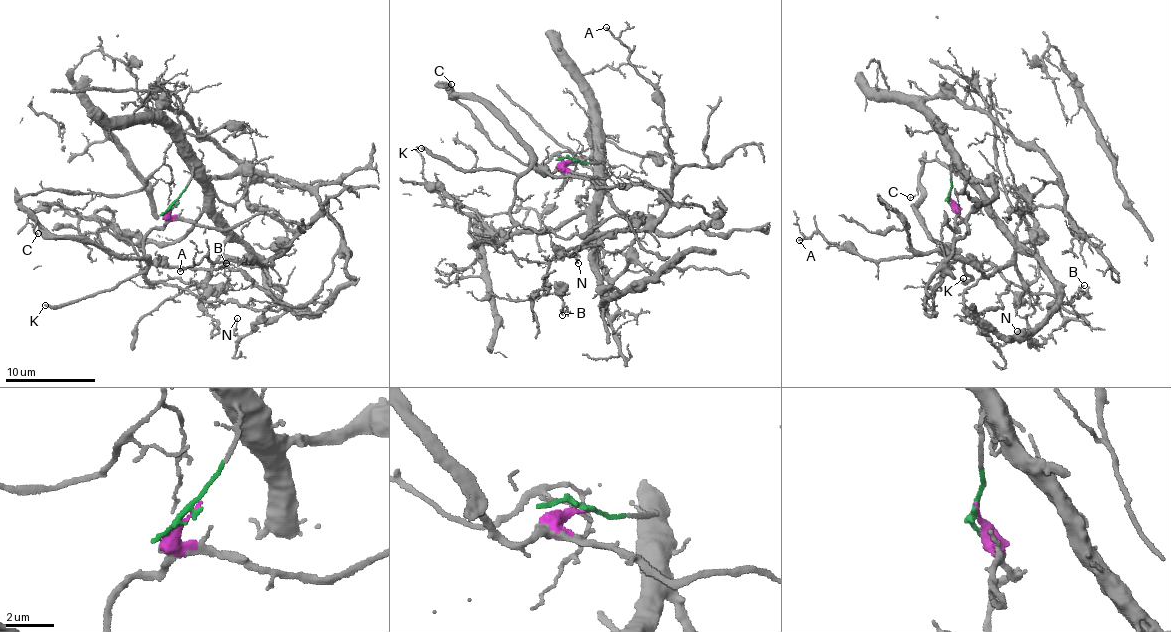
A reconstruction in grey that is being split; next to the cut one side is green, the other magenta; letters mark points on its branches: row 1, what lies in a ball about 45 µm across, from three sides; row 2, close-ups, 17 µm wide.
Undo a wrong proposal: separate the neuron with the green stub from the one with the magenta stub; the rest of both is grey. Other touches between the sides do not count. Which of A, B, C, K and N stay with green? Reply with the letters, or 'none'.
A, B, N

